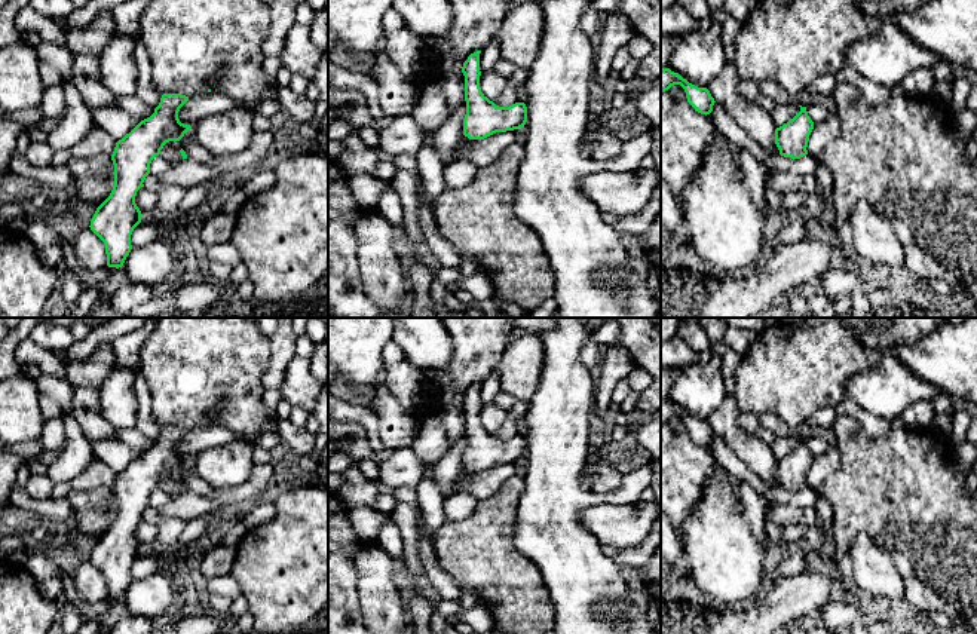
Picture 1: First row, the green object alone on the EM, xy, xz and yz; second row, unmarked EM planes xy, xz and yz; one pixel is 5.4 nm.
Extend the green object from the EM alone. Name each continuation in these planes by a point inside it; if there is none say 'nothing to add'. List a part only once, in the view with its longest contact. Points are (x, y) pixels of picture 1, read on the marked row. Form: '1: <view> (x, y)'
nothing to add

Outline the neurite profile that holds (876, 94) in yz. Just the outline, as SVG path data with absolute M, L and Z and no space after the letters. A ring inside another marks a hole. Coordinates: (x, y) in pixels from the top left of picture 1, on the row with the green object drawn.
M845 64L834 77L837 83L855 86L872 104L885 104L892 97L891 88L869 80L851 65Z

